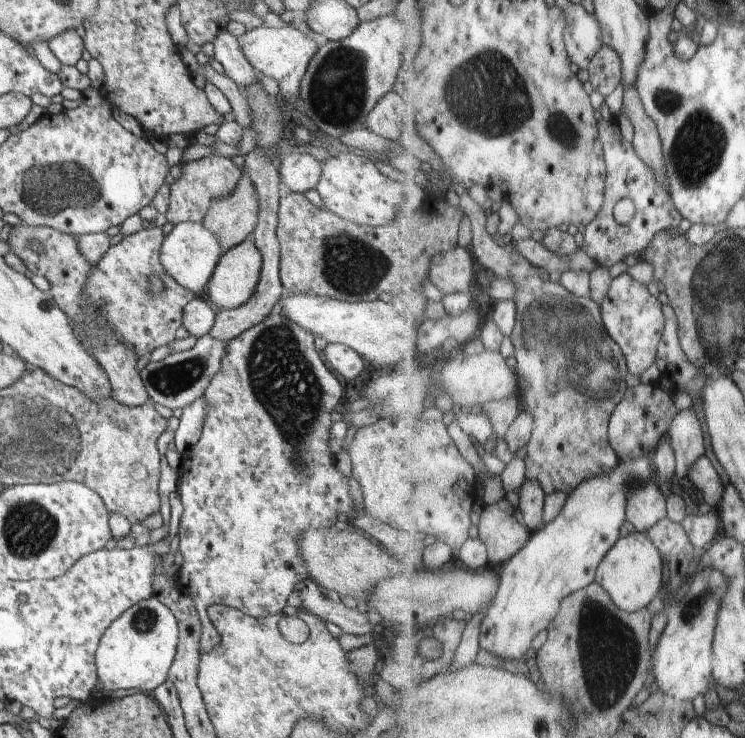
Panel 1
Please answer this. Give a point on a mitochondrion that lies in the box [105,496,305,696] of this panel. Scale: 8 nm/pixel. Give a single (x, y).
(145, 620)

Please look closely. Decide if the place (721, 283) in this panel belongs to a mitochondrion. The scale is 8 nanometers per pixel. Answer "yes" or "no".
yes

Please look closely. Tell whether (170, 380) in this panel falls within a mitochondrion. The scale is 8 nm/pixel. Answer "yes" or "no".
yes

